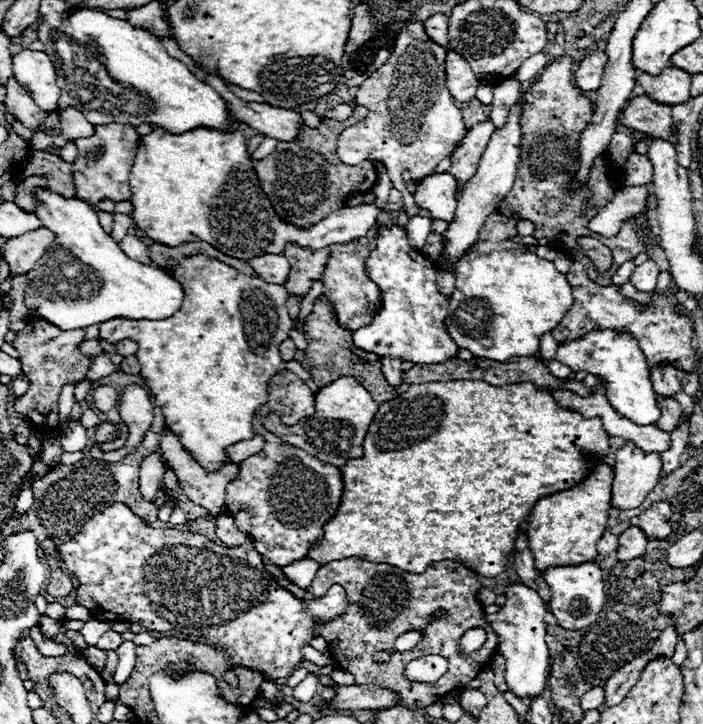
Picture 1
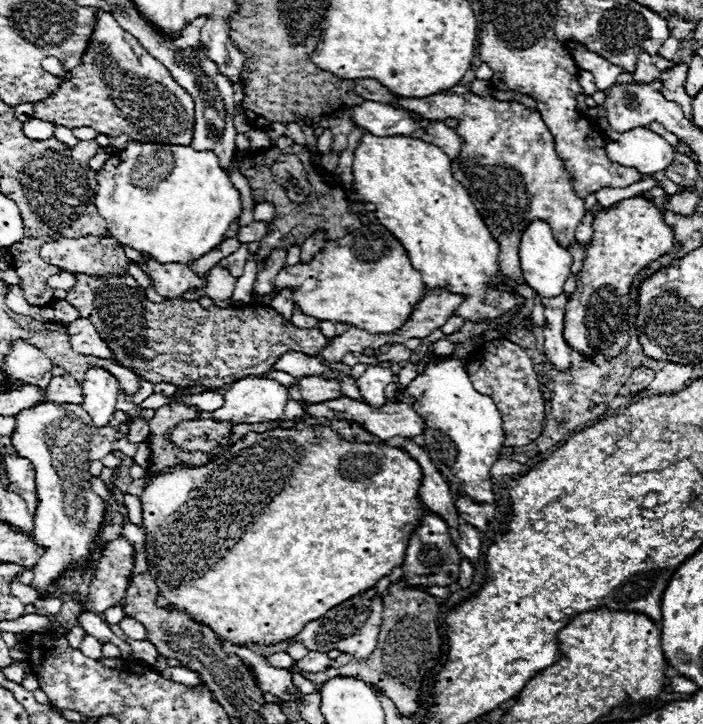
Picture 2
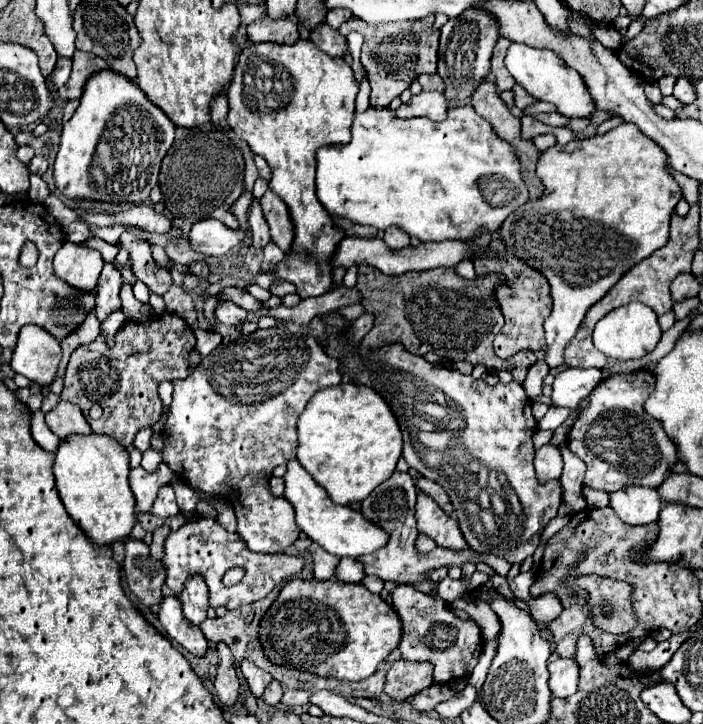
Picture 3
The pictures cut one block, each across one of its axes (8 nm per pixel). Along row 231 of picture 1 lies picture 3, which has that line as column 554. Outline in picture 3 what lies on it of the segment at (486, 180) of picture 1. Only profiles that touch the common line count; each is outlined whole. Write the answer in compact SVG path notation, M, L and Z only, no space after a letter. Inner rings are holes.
M546 444L536 450L534 458L536 466L536 478L540 484L546 484L550 480L558 480L562 474L562 456L558 452L558 446Z

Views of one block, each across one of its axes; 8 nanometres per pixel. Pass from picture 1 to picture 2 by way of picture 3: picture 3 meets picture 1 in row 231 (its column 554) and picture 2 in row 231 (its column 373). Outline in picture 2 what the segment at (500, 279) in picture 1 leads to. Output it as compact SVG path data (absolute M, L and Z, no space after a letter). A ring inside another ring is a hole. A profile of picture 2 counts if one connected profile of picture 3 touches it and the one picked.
M382 224L362 226L356 234L326 240L312 262L282 268L274 292L284 288L292 288L292 300L306 316L344 322L372 334L398 330L424 294L420 272L412 268L402 244Z

